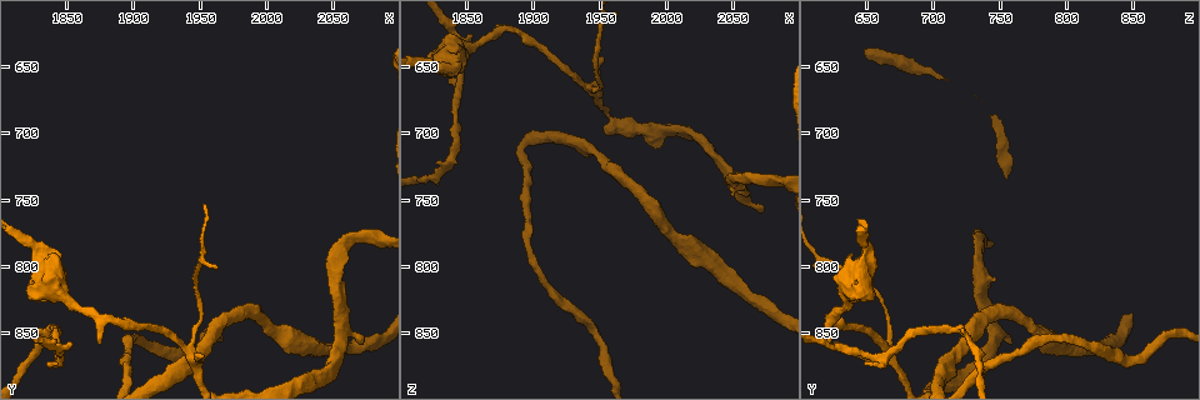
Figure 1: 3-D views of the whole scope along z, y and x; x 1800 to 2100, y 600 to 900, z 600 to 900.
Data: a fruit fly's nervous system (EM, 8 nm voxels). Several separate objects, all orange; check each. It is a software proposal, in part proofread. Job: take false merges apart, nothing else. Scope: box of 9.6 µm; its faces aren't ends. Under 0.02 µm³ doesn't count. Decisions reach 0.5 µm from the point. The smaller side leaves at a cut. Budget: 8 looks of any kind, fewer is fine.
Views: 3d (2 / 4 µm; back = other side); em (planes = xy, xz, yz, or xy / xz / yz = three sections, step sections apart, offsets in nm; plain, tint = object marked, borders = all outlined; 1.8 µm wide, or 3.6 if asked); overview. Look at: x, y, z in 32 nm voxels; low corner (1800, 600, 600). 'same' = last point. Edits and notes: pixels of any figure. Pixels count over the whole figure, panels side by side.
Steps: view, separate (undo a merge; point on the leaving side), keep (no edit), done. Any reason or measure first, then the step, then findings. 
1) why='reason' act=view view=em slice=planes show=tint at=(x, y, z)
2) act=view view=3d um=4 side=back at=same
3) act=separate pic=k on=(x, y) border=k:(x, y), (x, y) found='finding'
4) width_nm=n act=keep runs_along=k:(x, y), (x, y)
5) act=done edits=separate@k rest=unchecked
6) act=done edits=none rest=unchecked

why='thin neck' act=view view=em slice=planes show=tint at=(1890, 838, 624)

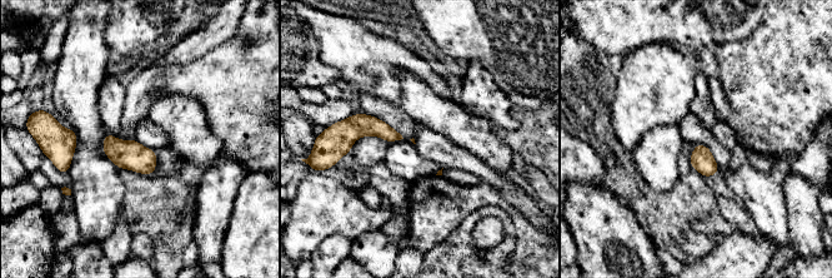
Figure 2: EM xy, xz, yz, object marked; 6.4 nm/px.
width_nm=60 act=keep found='continuous, no second cell'

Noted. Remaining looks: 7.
why='abrupt turn' act=view view=3d um=4 at=(1940, 864, 664)

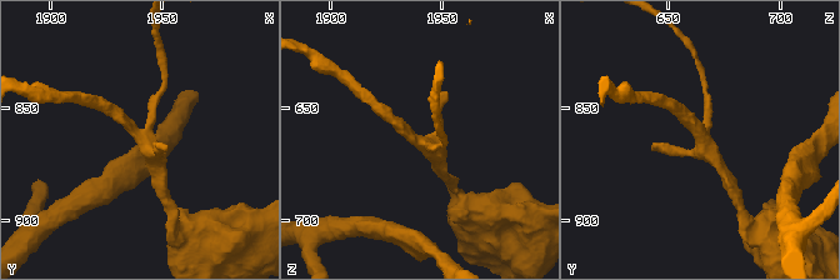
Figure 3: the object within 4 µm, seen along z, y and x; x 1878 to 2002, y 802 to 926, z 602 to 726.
act=view view=em slice=planes show=plain at=(1939, 864, 664)

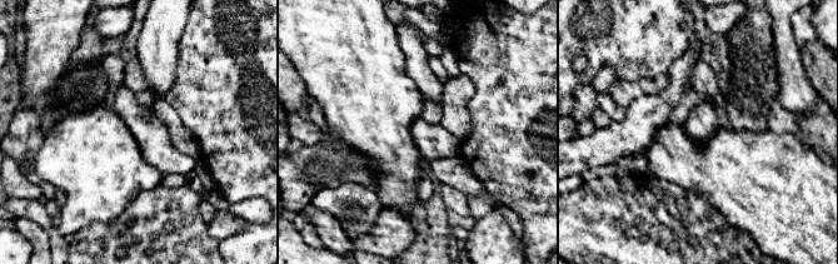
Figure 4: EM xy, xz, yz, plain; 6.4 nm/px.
why='see the neighbours' act=view view=em slice=planes show=borders at=same

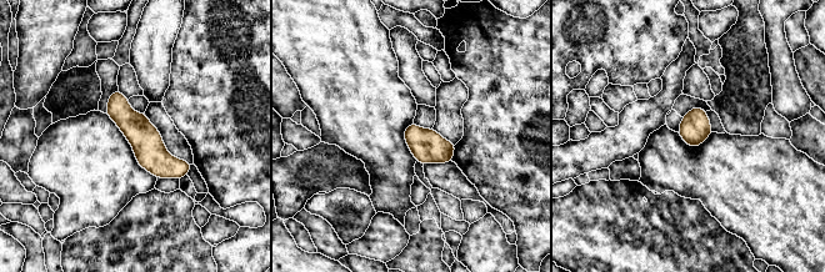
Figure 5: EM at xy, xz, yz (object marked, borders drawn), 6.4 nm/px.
act=keep runs_along=5:(113, 97), (171, 166), (188, 166) found='continuous, no second cell'

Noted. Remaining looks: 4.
why='branch point' act=view view=3d um=4 at=(2054, 852, 744)

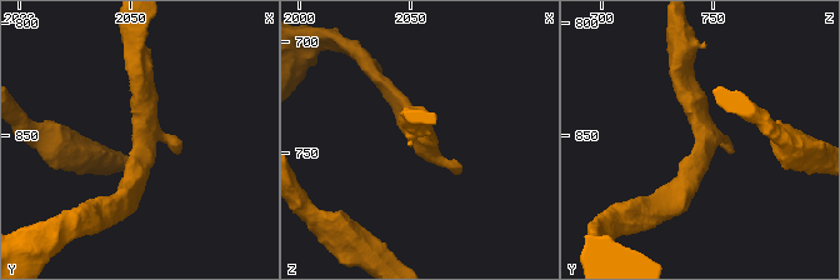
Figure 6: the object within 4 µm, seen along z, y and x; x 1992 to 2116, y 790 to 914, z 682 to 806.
act=view view=em slice=planes show=tint at=(2054, 852, 746)

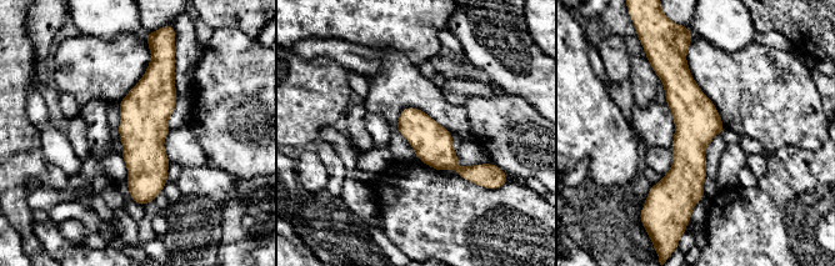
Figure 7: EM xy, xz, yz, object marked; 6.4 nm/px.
width_nm=260 act=keep runs_along=7:(683, 56), (690, 205) found='continuous, no second cell'

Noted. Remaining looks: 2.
why='sudden change in width' act=view view=em um=3.6 slice=planes show=tint at=(1842, 814, 644)

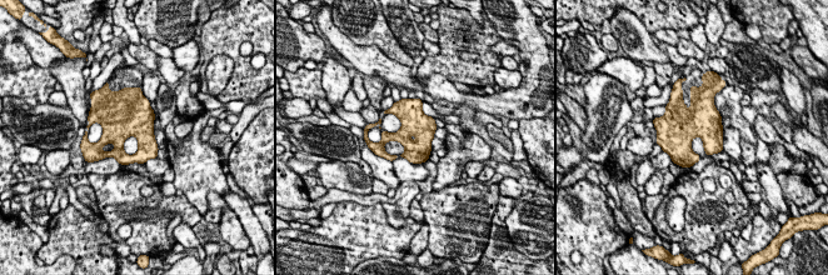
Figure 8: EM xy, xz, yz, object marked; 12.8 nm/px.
act=keep found='continuous, no second cell'

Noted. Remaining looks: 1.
act=done edits=none rest=unchecked

